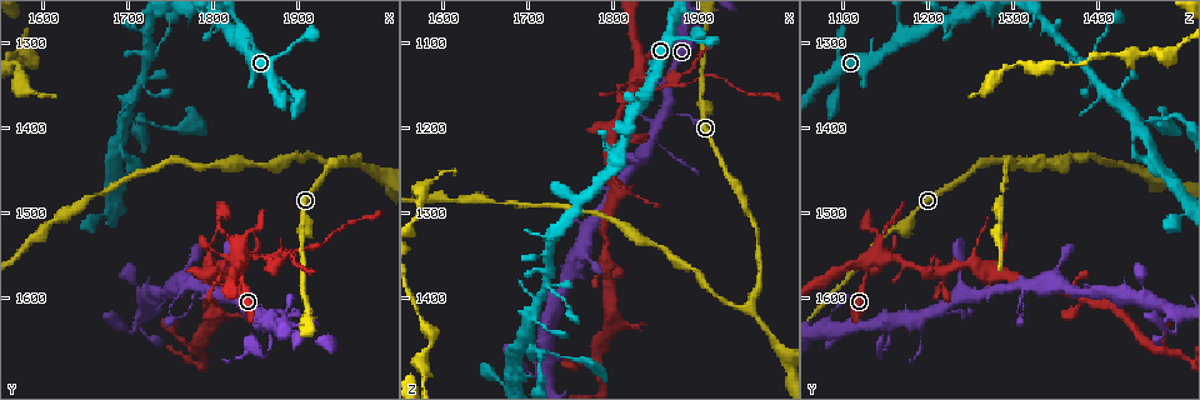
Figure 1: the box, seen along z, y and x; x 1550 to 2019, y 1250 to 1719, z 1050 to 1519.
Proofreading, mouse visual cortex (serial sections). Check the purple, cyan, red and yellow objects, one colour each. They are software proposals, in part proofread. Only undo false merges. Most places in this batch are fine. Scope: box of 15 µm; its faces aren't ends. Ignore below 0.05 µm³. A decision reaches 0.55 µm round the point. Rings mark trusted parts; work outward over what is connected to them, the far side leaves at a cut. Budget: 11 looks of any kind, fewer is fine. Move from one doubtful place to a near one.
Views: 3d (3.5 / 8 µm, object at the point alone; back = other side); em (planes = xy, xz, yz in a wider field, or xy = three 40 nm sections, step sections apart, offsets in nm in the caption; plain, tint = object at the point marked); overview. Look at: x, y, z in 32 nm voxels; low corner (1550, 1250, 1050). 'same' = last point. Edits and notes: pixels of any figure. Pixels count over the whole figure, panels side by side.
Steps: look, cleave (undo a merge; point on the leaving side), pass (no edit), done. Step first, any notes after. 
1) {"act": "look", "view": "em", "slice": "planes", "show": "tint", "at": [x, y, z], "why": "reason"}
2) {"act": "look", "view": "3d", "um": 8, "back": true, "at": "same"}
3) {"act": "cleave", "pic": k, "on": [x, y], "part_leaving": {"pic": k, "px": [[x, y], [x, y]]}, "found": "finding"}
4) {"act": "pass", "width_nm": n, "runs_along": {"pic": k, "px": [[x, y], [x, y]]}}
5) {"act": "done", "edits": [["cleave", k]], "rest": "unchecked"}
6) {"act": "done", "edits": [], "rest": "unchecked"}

{"act": "look", "view": "3d", "um": 3.5, "at": [1720, 1615, 1490], "why": "thin arm on a thick one"}

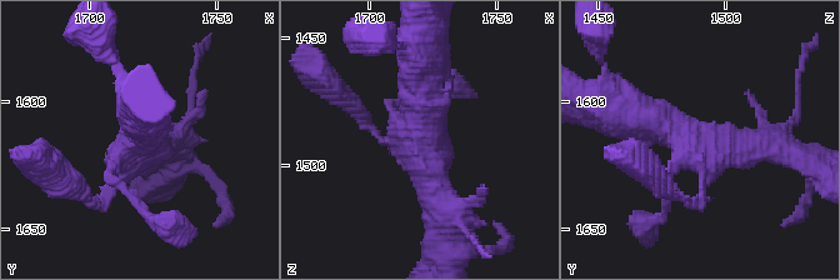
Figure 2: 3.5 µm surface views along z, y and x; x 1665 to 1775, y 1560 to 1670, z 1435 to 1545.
{"act": "look", "view": "em", "slice": "planes", "show": "tint", "at": [1718, 1618, 1489], "arms": 4, "arm_widths_nm": [100, 100, 400, 500]}

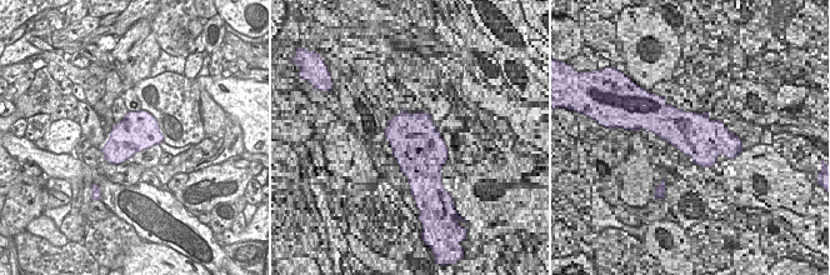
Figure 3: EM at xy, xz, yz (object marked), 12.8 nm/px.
{"act": "pass", "runs_along": {"pic": 2, "px": [[628, 118], [685, 201]]}, "found": "all the same cell"}

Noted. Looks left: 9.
{"act": "look", "view": "3d", "um": 3.5, "at": [1865, 1550, 1155]}

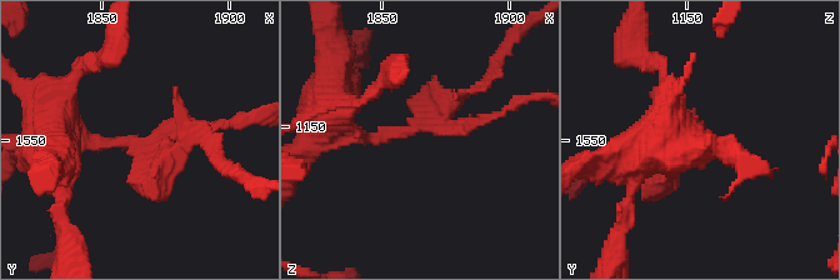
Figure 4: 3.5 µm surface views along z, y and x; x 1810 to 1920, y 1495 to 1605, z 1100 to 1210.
{"act": "look", "view": "em", "slice": "xy", "step": 2, "show": "tint", "at": [1863, 1552, 1151], "why": "need the tissue"}

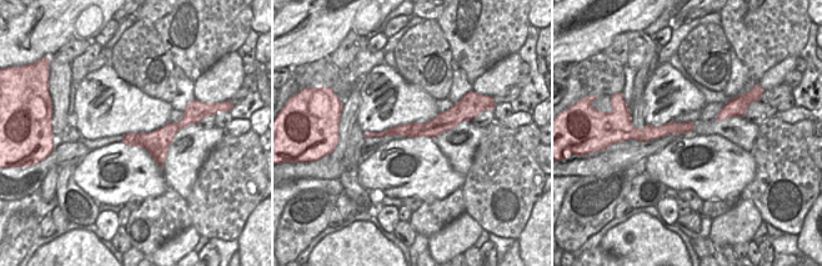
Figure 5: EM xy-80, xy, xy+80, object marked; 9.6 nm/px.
{"act": "cleave", "pic": 4, "on": [169, 175], "part_leaving": {"pic": 4, "px": [[145, 153], [203, 138], [226, 164]]}, "found": "a second cell is stuck on"}

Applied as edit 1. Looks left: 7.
{"act": "look", "view": "overview", "why": "see it whole again"}

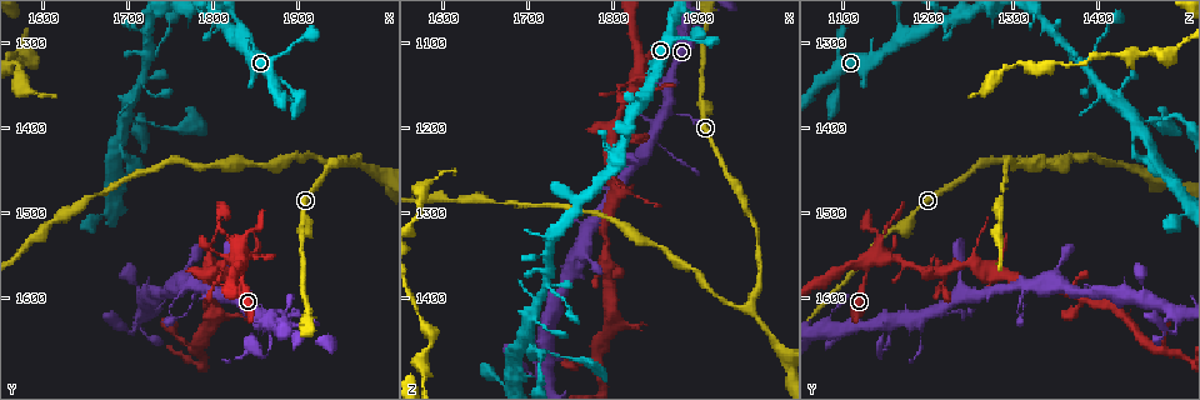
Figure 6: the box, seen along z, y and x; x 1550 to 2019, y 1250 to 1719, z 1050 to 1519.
{"act": "look", "view": "3d", "um": 8, "back": true, "at": [1955, 1440, 1410], "why": "a fork"}

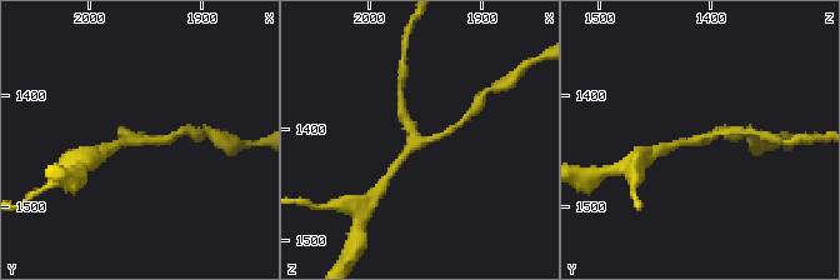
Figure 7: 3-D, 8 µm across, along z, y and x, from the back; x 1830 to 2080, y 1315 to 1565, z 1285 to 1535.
{"act": "look", "view": "3d", "um": 3.5, "at": [1956, 1438, 1412], "why": "closer look"}

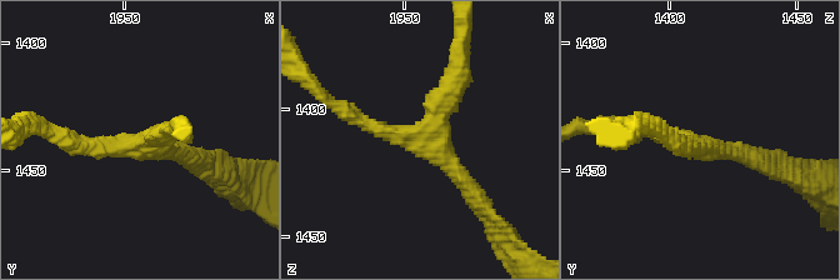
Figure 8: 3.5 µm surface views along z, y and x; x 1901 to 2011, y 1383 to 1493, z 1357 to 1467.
{"act": "look", "view": "em", "slice": "xy", "step": 3, "show": "tint", "at": [1959, 1439, 1410], "arms": 3, "arm_widths_nm": [200, 200, 250], "why": "need the tissue"}

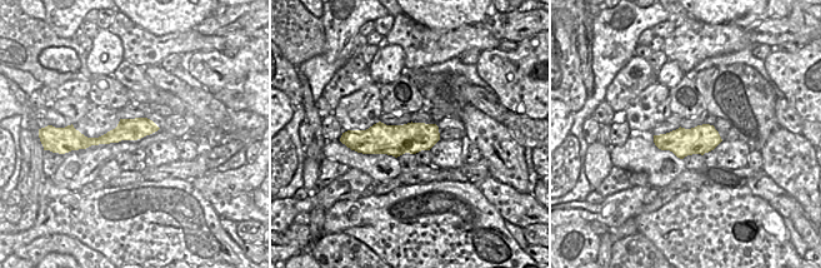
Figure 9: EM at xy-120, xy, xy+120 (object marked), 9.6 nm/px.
{"act": "pass", "runs_along": {"pic": 9, "px": [[436, 135], [356, 142]]}, "found": "continuous, no second cell"}

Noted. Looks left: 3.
{"act": "look", "view": "em", "slice": "planes", "show": "tint", "at": [1720, 1325, 1380], "why": "thick turns thin"}

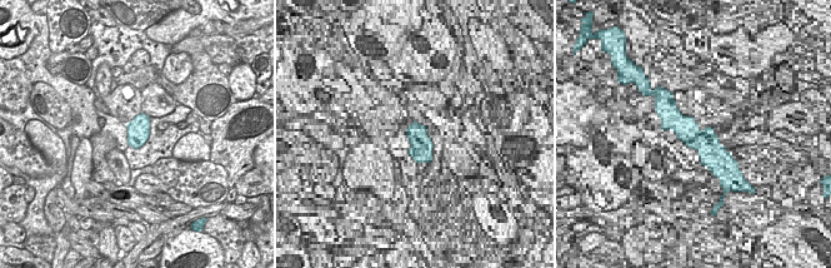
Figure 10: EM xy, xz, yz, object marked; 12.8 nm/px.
{"act": "look", "view": "3d", "um": 3.5, "at": "same"}

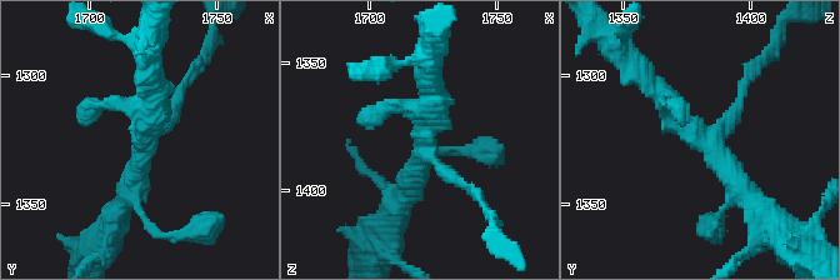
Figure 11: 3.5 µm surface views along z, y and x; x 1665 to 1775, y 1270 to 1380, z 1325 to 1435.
{"act": "pass", "arm_widths_nm": [150, 300, 350], "runs_along": {"pic": 11, "px": [[650, 84], [759, 206]]}, "found": "all the same cell"}

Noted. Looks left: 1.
{"act": "done", "edits": [["cleave", 4]], "rest": "unchecked"}

